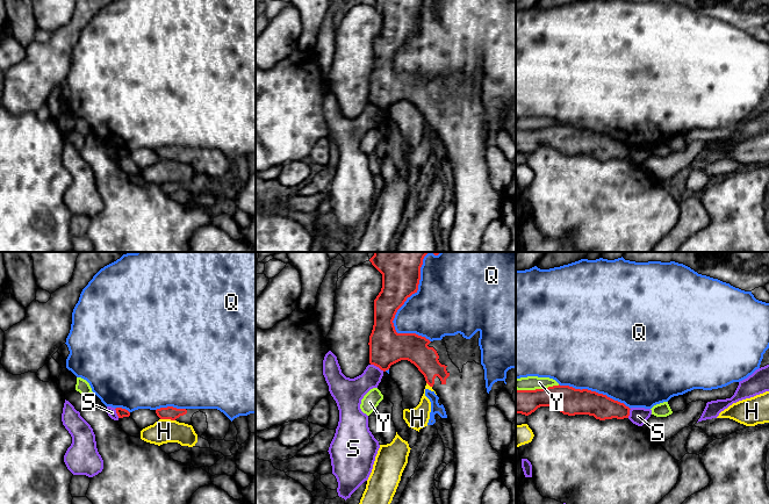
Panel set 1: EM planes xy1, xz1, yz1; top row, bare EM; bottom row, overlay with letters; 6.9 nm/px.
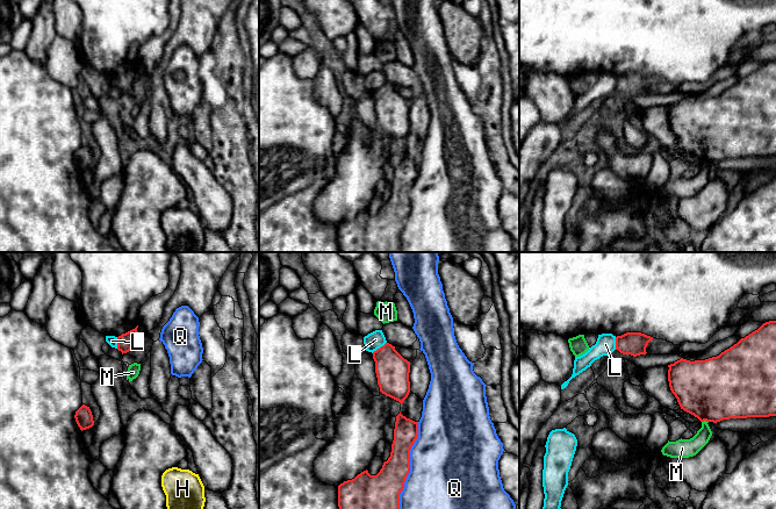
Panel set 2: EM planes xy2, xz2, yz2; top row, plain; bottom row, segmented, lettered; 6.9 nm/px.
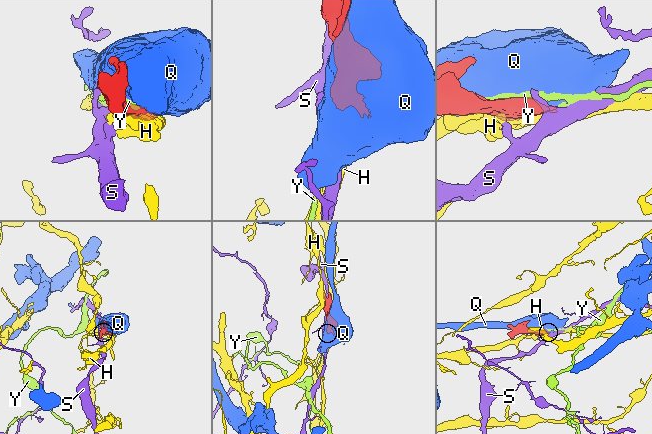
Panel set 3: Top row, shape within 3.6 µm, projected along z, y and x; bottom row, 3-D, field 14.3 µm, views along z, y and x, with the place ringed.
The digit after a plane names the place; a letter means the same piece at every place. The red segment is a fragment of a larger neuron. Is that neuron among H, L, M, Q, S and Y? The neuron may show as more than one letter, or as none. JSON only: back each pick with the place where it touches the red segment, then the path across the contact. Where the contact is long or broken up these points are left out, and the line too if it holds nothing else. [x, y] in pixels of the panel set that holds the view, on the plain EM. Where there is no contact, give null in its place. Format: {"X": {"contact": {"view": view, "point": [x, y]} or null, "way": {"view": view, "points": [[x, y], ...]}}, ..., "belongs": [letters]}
{"belongs": []}

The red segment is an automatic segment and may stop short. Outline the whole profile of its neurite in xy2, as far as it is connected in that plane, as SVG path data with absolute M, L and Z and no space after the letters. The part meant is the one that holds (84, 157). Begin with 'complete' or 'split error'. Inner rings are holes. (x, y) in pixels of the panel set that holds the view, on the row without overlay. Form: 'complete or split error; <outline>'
complete; M82 144L74 155L76 162L80 170L89 169L94 165L93 155L89 146Z

